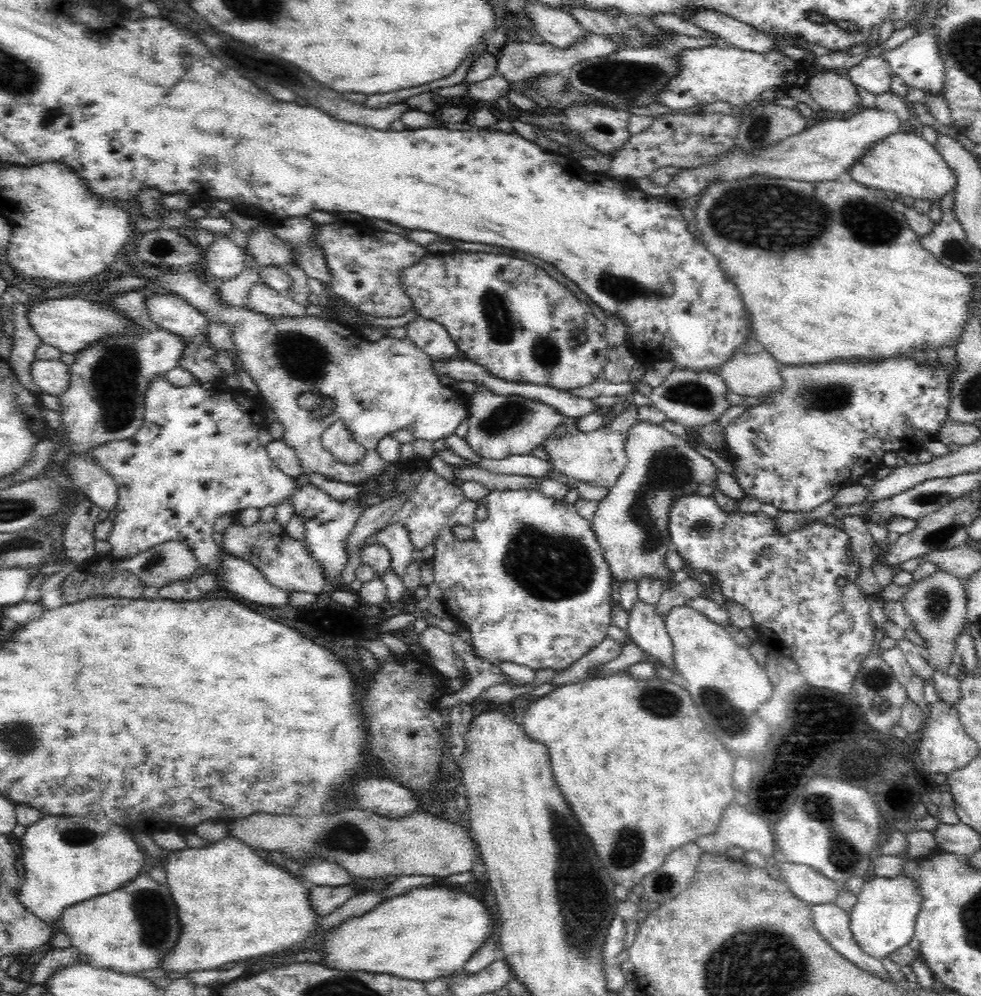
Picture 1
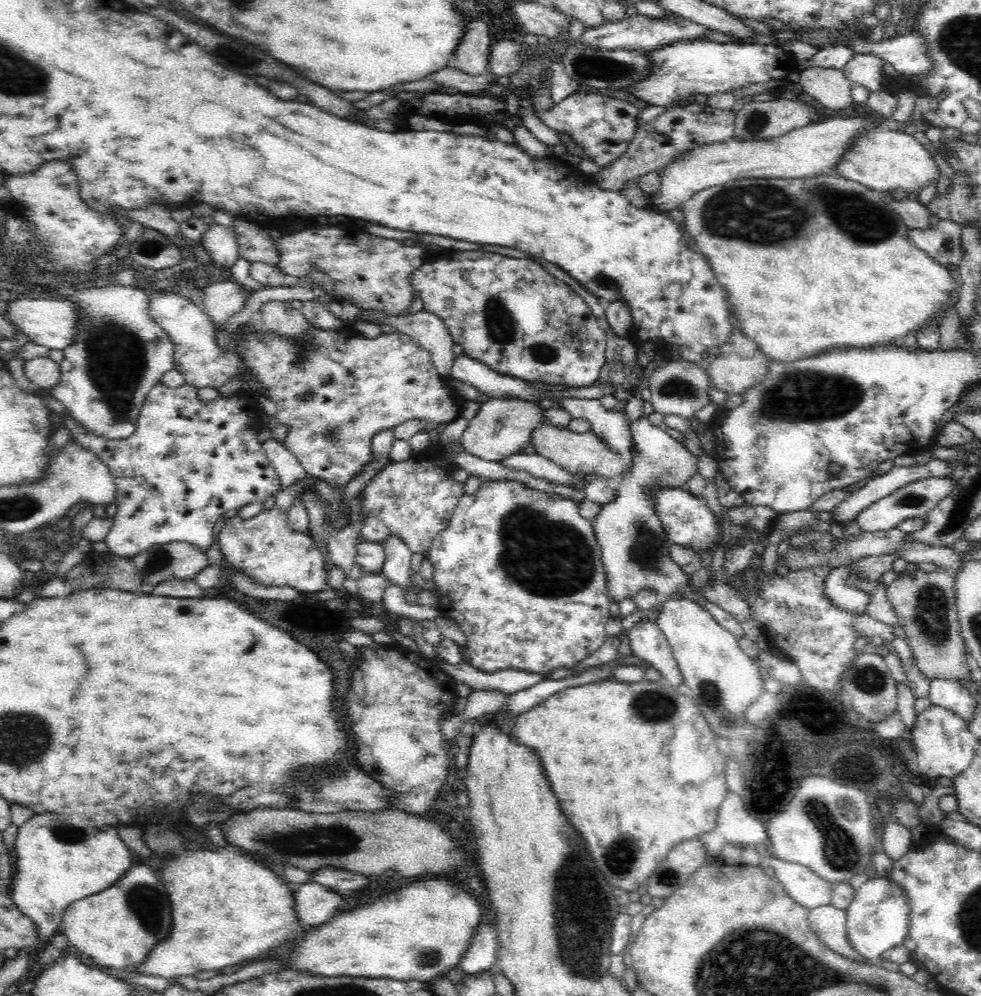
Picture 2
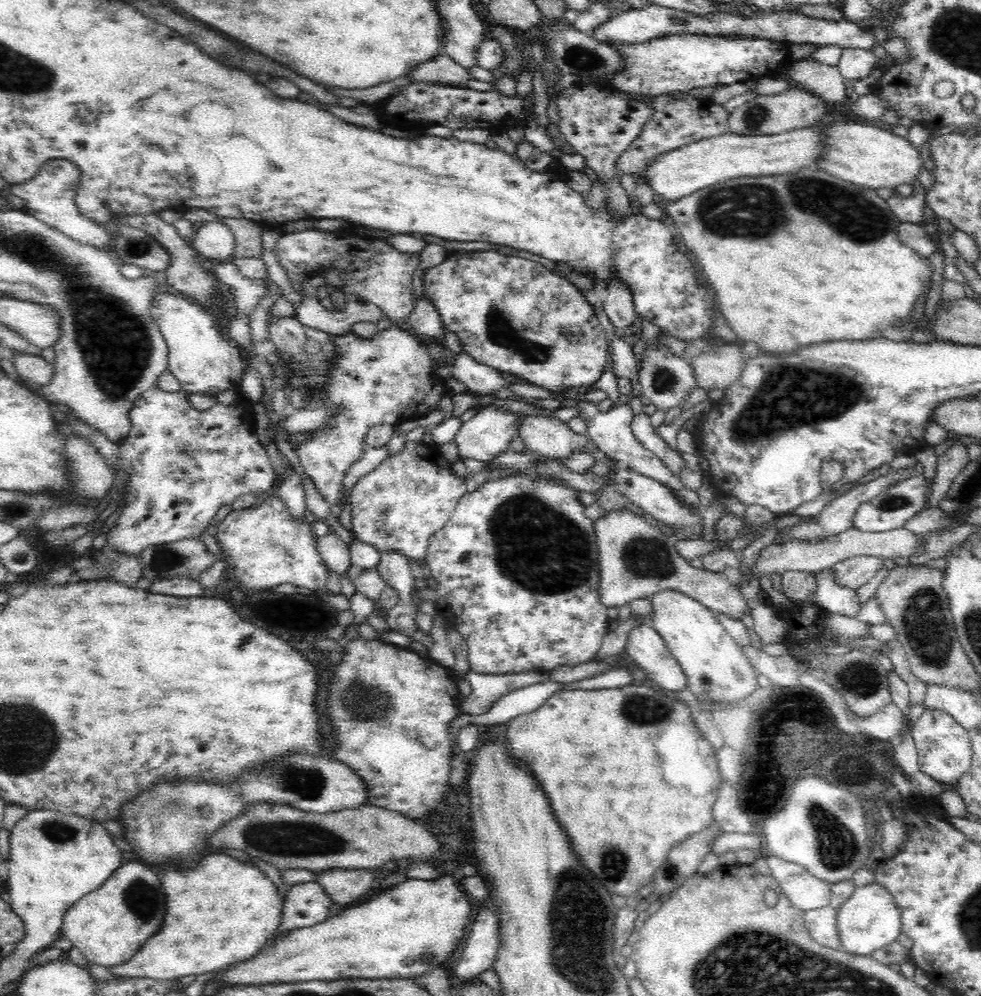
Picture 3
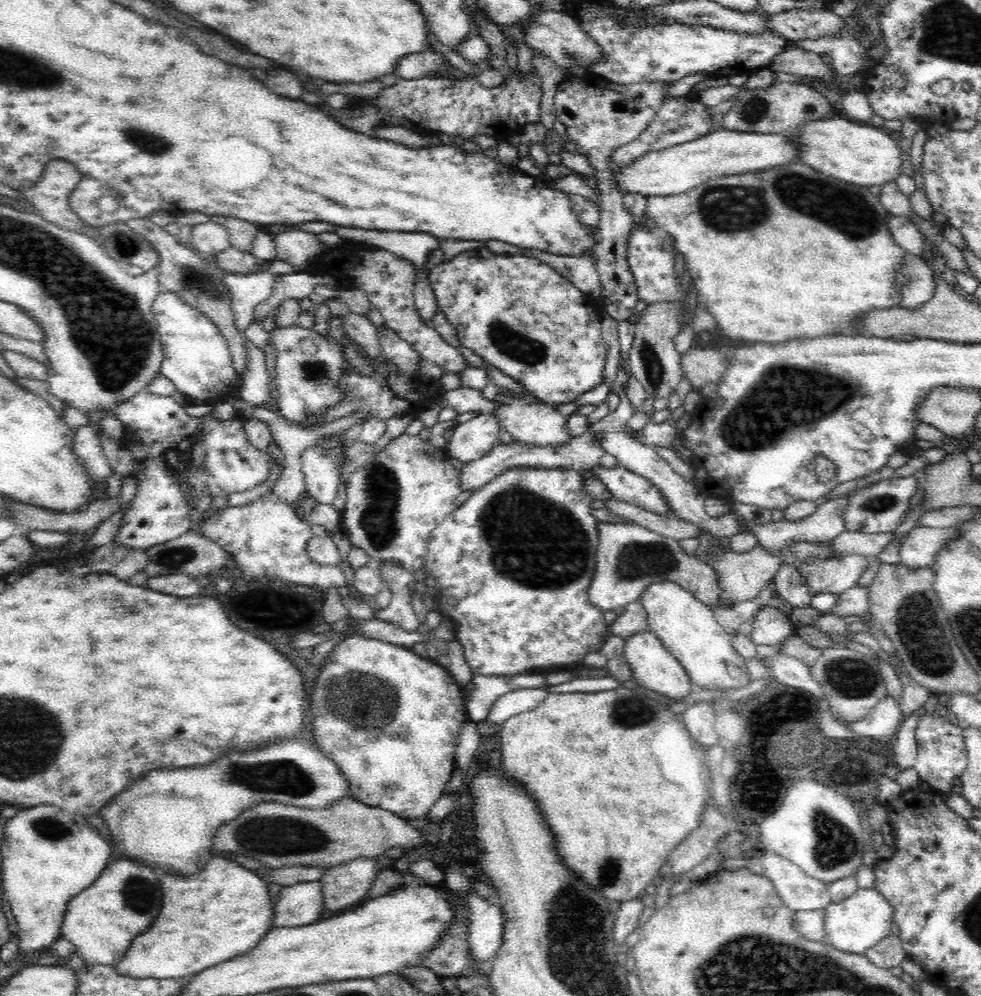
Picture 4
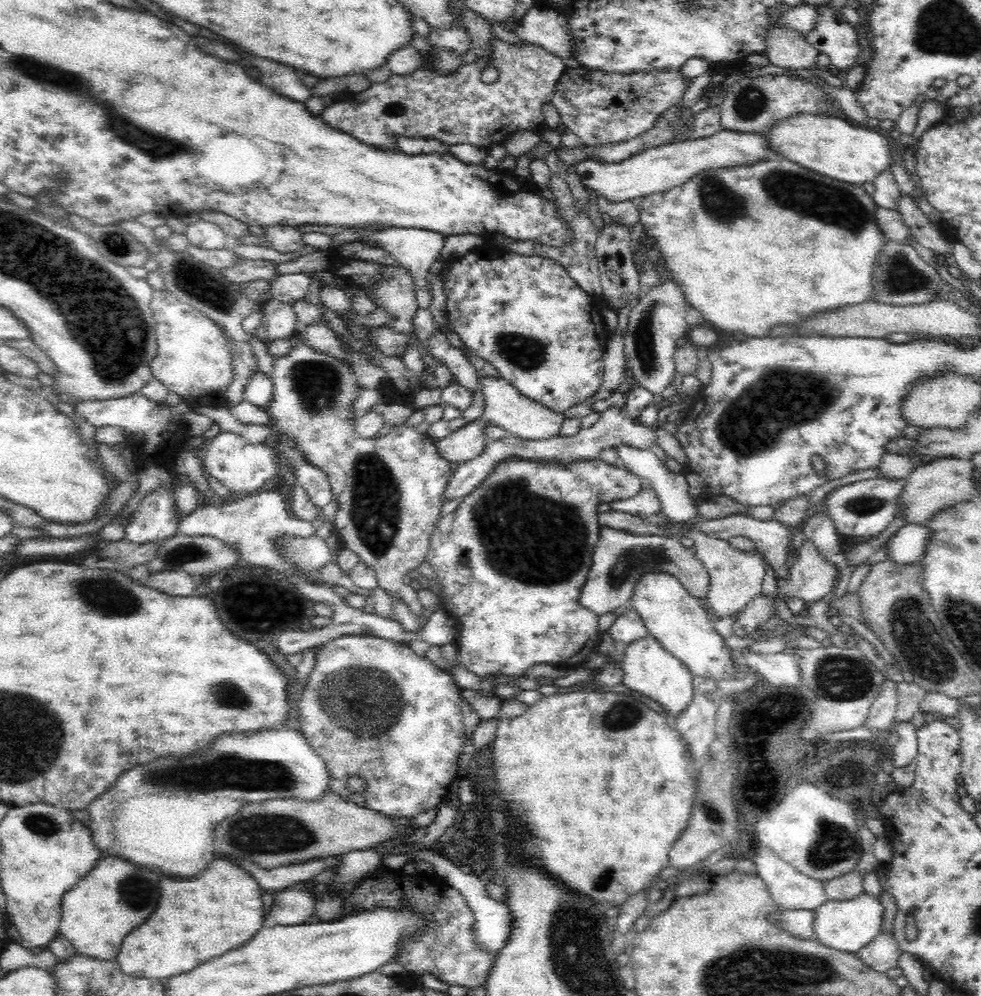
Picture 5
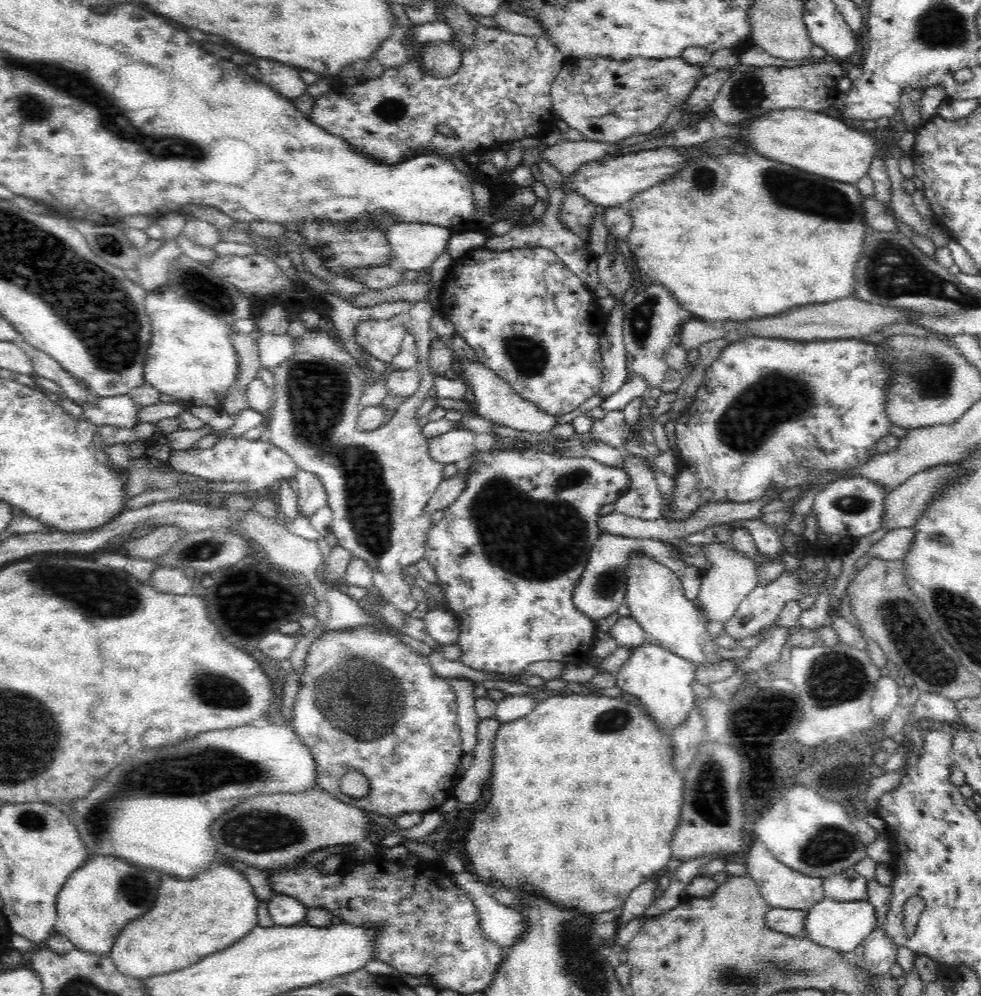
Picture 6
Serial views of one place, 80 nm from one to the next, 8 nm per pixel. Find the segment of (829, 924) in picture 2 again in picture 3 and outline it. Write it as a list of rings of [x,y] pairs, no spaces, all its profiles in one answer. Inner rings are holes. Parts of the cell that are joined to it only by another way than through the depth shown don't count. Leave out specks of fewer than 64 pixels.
[[[832,905],[823,906],[806,911],[803,917],[806,929],[814,941],[834,950],[843,950],[840,935],[838,935],[838,925],[836,925],[838,924],[837,908]]]

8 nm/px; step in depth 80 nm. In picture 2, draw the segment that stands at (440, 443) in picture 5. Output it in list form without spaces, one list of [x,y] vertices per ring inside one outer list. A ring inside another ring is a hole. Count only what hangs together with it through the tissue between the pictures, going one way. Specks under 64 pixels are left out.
[[[489,397],[488,400],[479,403],[479,409],[475,417],[468,422],[468,428],[464,430],[460,443],[464,452],[482,458],[498,462],[507,456],[520,453],[520,450],[530,442],[532,430],[540,424],[547,424],[548,418],[542,414],[546,406],[543,403],[532,402],[522,399],[503,399]]]

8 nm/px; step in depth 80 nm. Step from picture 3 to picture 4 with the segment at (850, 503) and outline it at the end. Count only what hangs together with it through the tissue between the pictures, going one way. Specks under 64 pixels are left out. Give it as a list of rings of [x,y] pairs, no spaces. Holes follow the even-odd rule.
[[[844,495],[836,499],[830,499],[821,504],[813,514],[807,518],[802,518],[798,521],[784,521],[777,516],[774,520],[765,525],[752,525],[750,522],[747,522],[750,526],[747,529],[753,532],[758,540],[758,544],[772,553],[779,553],[785,546],[798,541],[813,542],[818,543],[818,545],[823,545],[824,543],[834,540],[836,536],[842,534],[842,532],[846,530],[844,519],[846,504],[848,504],[848,497]]]

